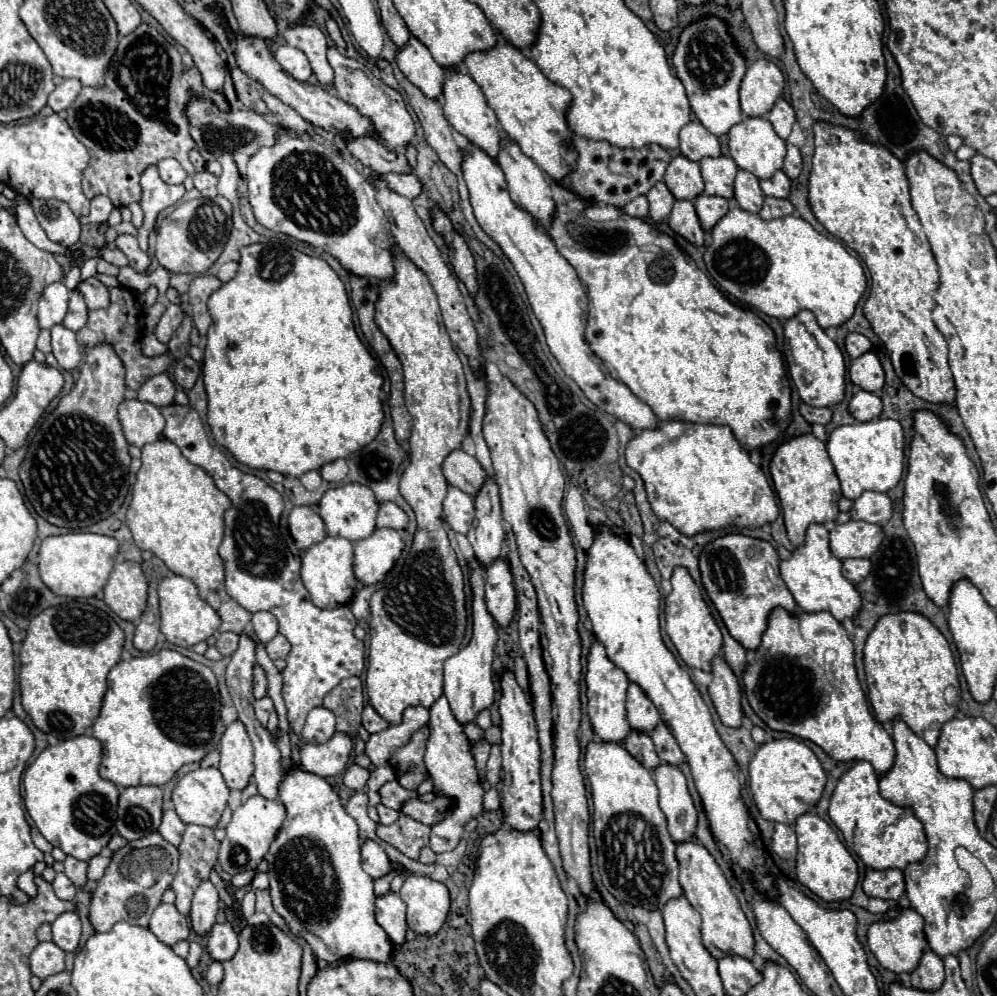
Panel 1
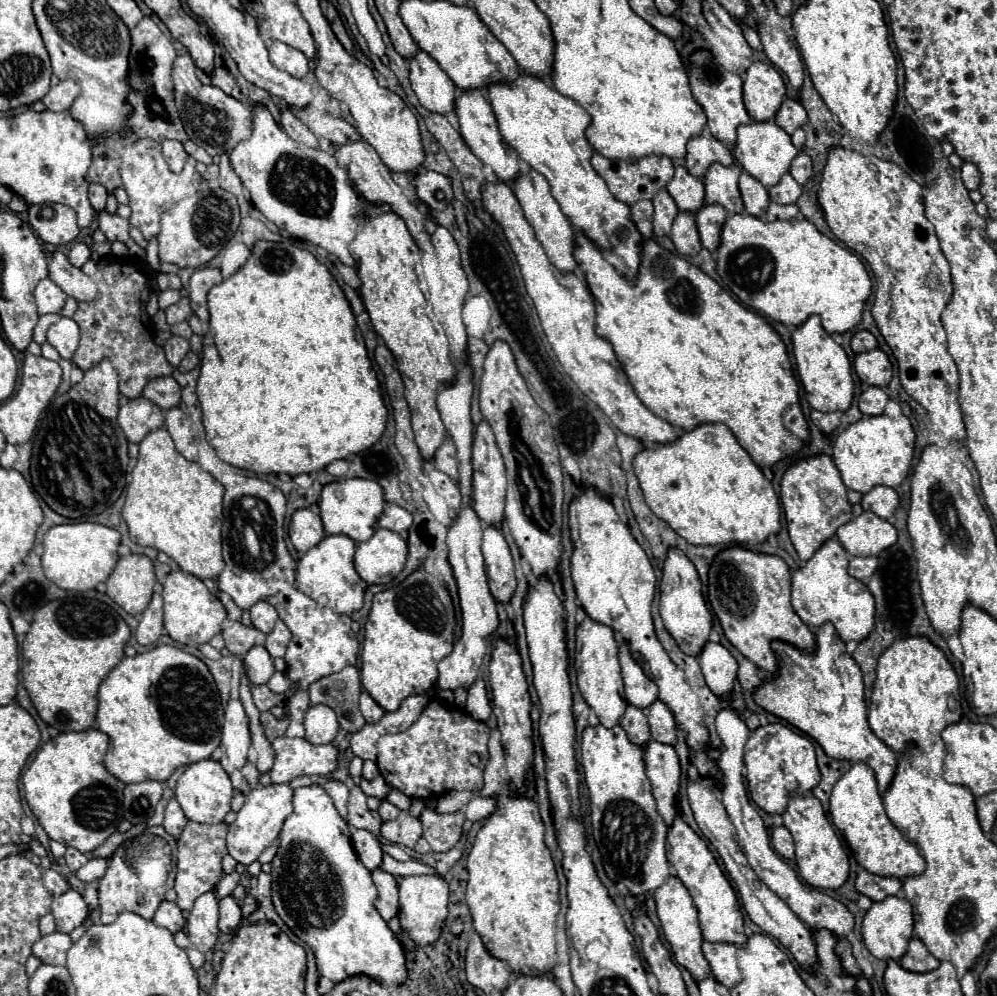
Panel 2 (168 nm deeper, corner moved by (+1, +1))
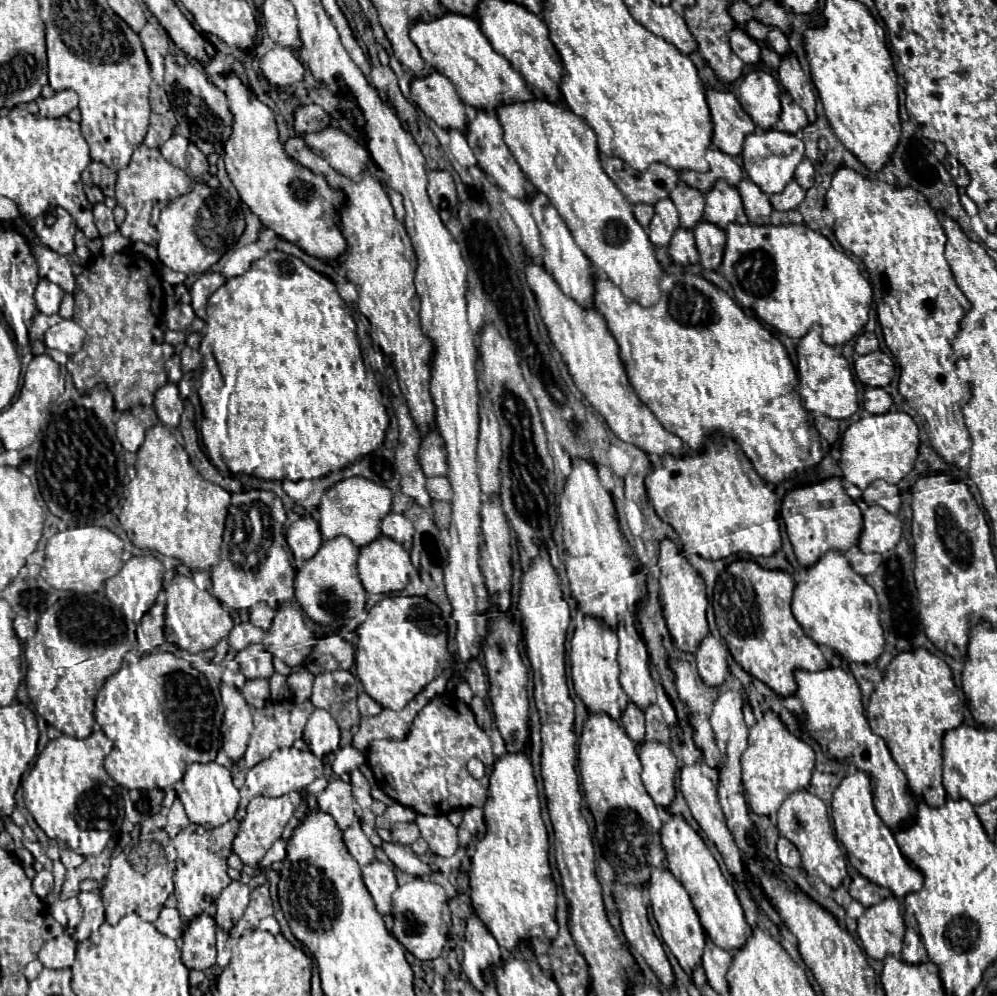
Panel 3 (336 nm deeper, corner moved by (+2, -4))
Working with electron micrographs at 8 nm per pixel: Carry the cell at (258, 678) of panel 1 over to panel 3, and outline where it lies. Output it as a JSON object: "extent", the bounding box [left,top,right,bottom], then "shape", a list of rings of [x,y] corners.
{"extent":[234,644,274,680],"shape":[[[250,644],[250,648],[244,648],[242,652],[238,652],[234,660],[240,664],[240,674],[246,680],[270,678],[274,674],[272,656],[270,652],[266,652],[262,644]]]}

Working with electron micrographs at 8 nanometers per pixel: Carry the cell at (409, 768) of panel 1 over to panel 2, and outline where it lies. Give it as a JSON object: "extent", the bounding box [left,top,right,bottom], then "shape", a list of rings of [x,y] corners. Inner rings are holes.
{"extent":[377,699,490,799],"shape":[[[435,699],[427,703],[419,721],[415,721],[407,731],[383,735],[379,739],[377,765],[385,781],[409,797],[437,799],[451,789],[479,791],[483,787],[483,767],[489,759],[489,735],[490,729],[483,721],[475,721],[465,711],[457,707],[447,707],[447,703]],[[455,719],[463,721],[455,727]],[[471,753],[477,753],[483,765],[471,765]],[[455,771],[459,771],[463,785],[455,785]]]}

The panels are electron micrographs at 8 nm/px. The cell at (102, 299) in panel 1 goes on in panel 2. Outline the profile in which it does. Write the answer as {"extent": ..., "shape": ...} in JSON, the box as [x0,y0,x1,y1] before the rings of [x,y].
{"extent":[49,251,97,301],"shape":[[[55,251],[49,259],[49,279],[77,301],[93,301],[97,297],[95,281],[87,277],[81,269],[73,267],[59,251]]]}

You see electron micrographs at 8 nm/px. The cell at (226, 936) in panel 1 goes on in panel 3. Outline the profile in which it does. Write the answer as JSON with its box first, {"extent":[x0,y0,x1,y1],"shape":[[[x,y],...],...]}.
{"extent":[214,882,250,932],"shape":[[[232,882],[228,888],[222,890],[218,900],[214,902],[216,904],[214,920],[218,928],[222,928],[224,932],[232,930],[232,926],[244,916],[244,910],[250,900],[248,894],[250,894],[250,888],[242,882]]]}

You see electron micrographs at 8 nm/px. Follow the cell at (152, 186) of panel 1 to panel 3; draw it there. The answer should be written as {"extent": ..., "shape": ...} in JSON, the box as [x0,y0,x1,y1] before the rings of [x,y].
{"extent":[116,144,190,246],"shape":[[[140,144],[134,150],[128,166],[118,170],[118,176],[116,176],[116,204],[126,210],[126,218],[118,228],[120,234],[126,236],[130,242],[144,242],[144,244],[156,246],[158,234],[156,234],[156,228],[150,226],[152,206],[158,202],[156,196],[172,196],[172,194],[178,196],[184,190],[180,180],[188,180],[186,188],[190,188],[190,178],[186,176],[184,170],[178,170],[172,164],[166,164],[158,148],[146,148],[144,144]]]}

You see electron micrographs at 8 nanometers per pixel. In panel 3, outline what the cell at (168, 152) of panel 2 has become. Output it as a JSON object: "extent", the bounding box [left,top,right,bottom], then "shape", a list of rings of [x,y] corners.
{"extent":[160,134,188,170],"shape":[[[176,134],[160,146],[160,152],[162,152],[166,162],[170,162],[172,166],[184,170],[186,168],[186,148],[188,148],[188,140],[184,136]]]}

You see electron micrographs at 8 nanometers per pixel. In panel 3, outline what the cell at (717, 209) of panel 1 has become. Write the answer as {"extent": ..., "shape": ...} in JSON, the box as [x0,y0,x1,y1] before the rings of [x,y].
{"extent":[692,220,726,270],"shape":[[[702,220],[692,232],[696,238],[696,248],[700,252],[704,268],[720,270],[722,268],[722,252],[726,246],[726,232],[720,226],[714,226],[706,220]]]}

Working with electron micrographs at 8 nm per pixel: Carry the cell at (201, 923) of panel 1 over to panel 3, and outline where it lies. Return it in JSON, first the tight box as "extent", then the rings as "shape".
{"extent":[182,914,216,970],"shape":[[[208,914],[196,916],[182,936],[182,962],[190,970],[208,970],[216,964],[216,924]]]}

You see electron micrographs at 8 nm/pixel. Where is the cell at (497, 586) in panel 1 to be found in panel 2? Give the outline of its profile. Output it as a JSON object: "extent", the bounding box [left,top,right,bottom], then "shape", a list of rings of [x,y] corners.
{"extent":[483,525,517,603],"shape":[[[493,525],[483,529],[483,557],[487,565],[491,595],[497,603],[507,603],[517,589],[517,577],[509,545],[503,539],[503,533]]]}

